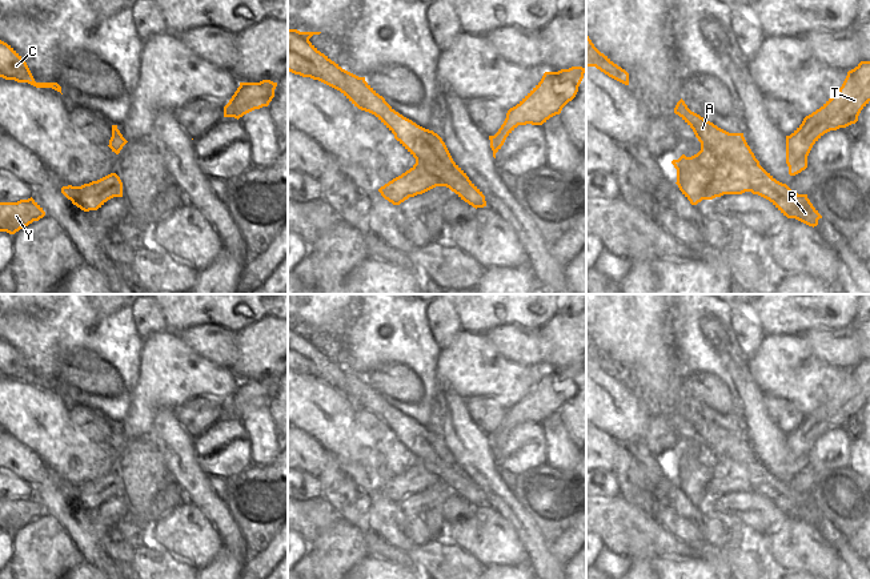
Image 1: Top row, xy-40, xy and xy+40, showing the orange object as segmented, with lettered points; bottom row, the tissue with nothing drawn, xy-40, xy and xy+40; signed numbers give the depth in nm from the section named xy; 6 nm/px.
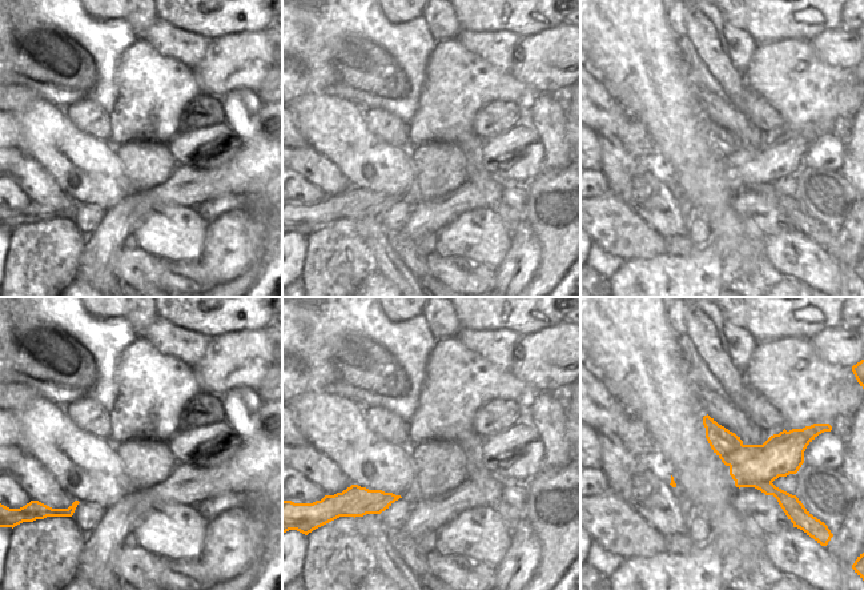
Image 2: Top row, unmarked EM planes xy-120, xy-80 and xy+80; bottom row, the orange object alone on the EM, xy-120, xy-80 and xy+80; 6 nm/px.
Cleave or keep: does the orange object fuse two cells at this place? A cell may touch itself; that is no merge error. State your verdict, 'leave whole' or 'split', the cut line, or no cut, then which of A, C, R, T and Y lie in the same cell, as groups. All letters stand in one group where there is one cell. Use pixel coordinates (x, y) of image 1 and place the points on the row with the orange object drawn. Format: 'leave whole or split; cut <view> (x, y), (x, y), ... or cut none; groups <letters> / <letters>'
split; cut xy+40 (701, 145), (718, 161), (730, 161), (745, 167), (752, 191); groups A C R / T Y

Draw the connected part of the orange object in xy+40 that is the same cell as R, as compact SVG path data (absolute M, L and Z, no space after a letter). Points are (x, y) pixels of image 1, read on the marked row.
M681 98L674 113L694 132L695 137L718 162L731 162L749 169L751 193L769 200L783 216L795 218L809 226L817 226L822 216L813 206L807 194L793 192L786 184L777 181L753 158L743 133L729 133L699 114L691 112Z

